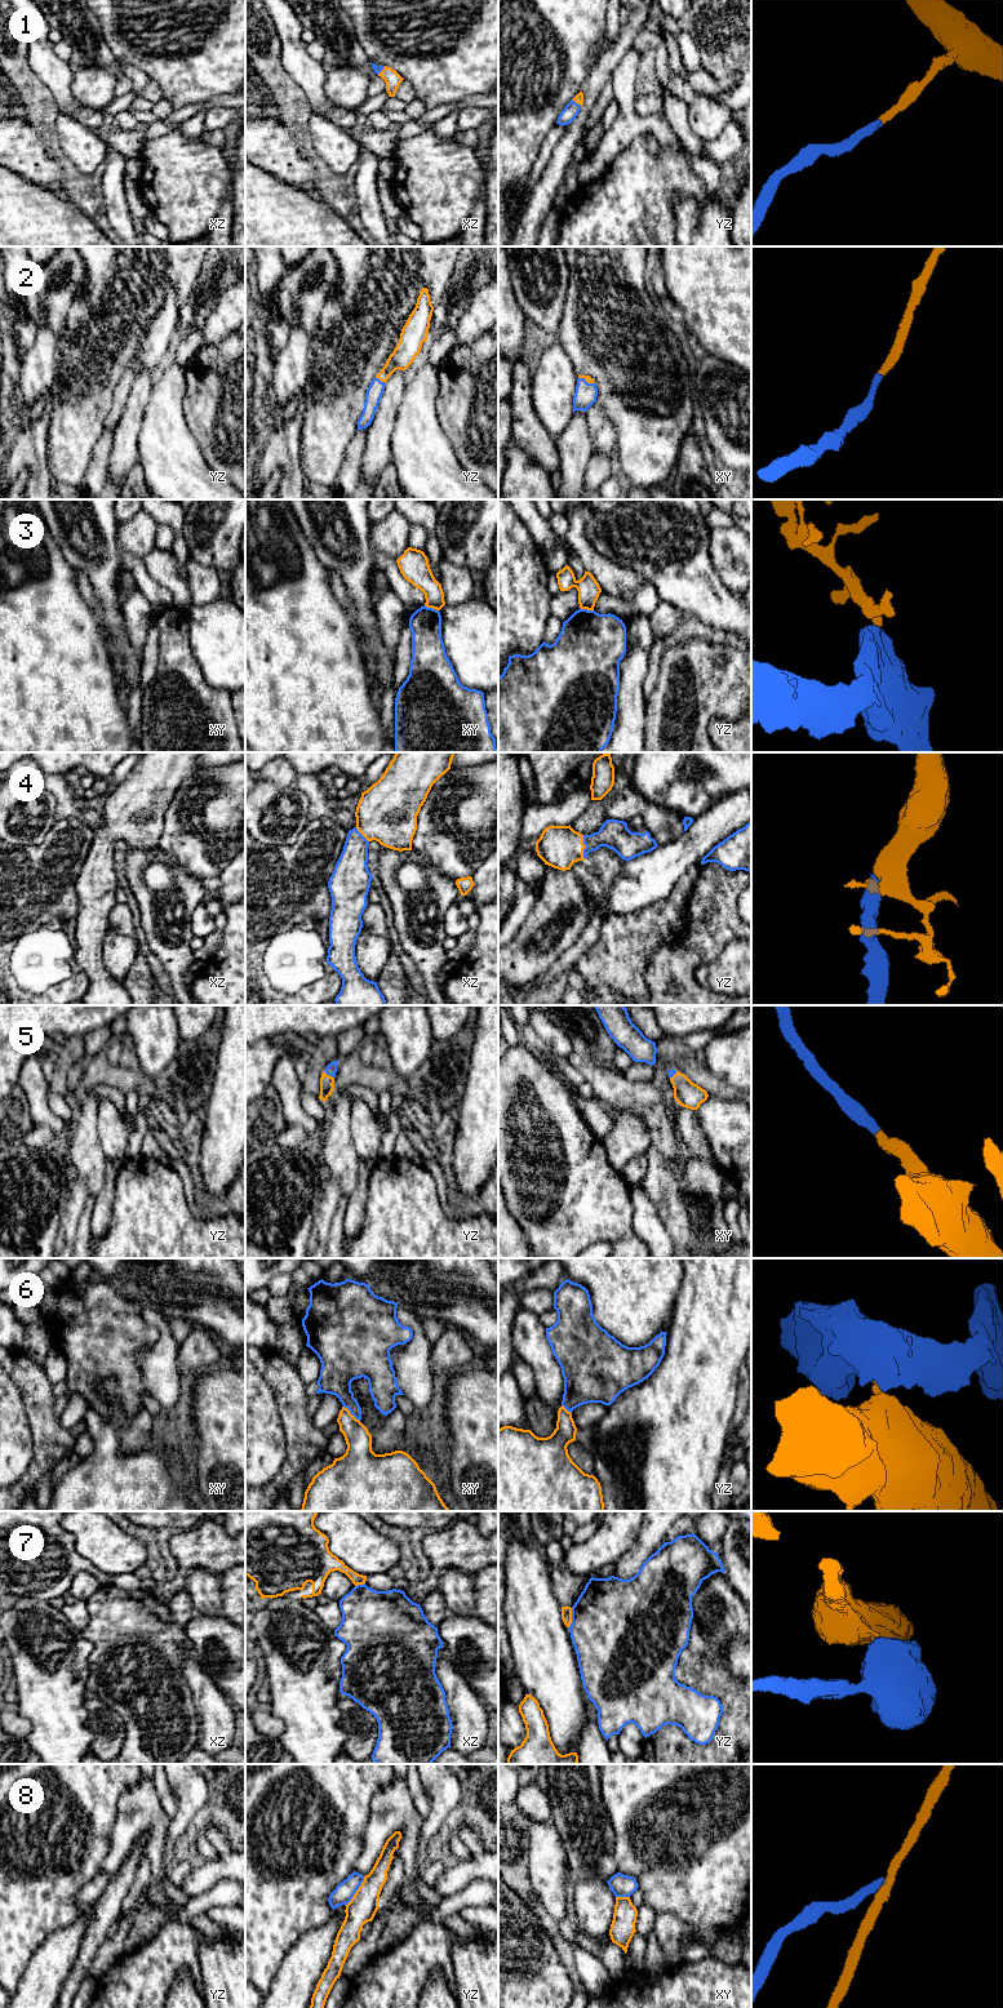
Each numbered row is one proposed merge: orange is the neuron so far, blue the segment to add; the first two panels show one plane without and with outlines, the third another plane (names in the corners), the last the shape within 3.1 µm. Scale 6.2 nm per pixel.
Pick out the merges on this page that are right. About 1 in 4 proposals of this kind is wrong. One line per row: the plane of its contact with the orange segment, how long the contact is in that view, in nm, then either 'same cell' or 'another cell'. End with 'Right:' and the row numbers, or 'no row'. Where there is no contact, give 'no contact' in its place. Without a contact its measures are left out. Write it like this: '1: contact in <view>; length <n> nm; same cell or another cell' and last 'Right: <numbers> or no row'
1: contact in yz; length 70 nm; same cell
2: contact in yz; length 80 nm; same cell
3: contact in xy; length 100 nm; another cell
4: contact in yz; length 150 nm; same cell
5: contact in yz; length 80 nm; same cell
6: contact in xy; length 140 nm; another cell
7: contact in yz; length 130 nm; another cell
8: contact in yz; length 220 nm; another cell
Right: 1, 2, 4, 5

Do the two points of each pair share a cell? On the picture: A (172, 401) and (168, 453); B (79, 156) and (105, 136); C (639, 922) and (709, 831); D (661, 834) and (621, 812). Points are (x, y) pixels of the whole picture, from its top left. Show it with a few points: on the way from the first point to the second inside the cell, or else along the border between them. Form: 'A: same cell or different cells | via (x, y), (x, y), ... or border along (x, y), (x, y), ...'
A: same cell | via (168, 414), (168, 440)
B: different cells | border along (91, 129), (109, 146)
C: different cells | border along (675, 883), (665, 897), (625, 915)
D: same cell | via (655, 822), (643, 811), (633, 811)

